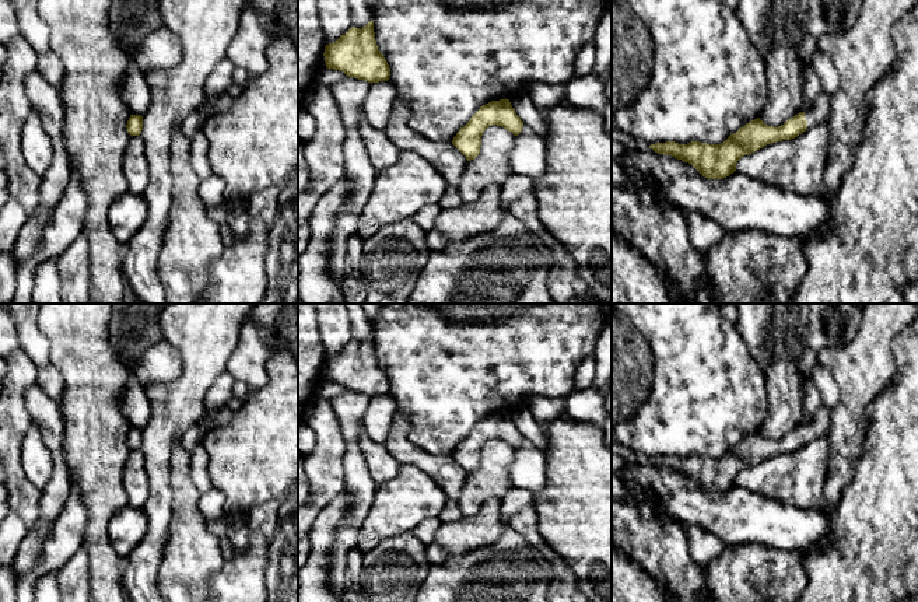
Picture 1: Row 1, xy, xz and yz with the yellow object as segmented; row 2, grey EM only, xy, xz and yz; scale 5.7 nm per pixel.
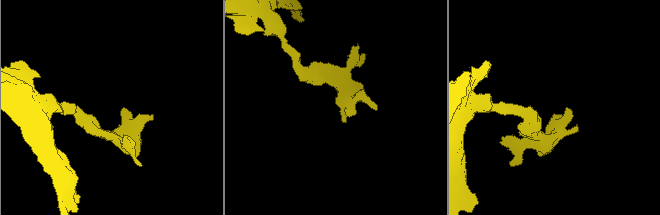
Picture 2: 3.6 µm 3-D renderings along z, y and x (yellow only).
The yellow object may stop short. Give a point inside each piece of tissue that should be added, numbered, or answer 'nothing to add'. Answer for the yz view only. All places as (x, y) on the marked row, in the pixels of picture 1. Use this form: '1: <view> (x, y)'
1: yz (820, 109)

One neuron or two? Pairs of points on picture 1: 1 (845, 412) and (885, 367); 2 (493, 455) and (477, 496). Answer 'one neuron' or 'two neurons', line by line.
1: one neuron
2: one neuron

